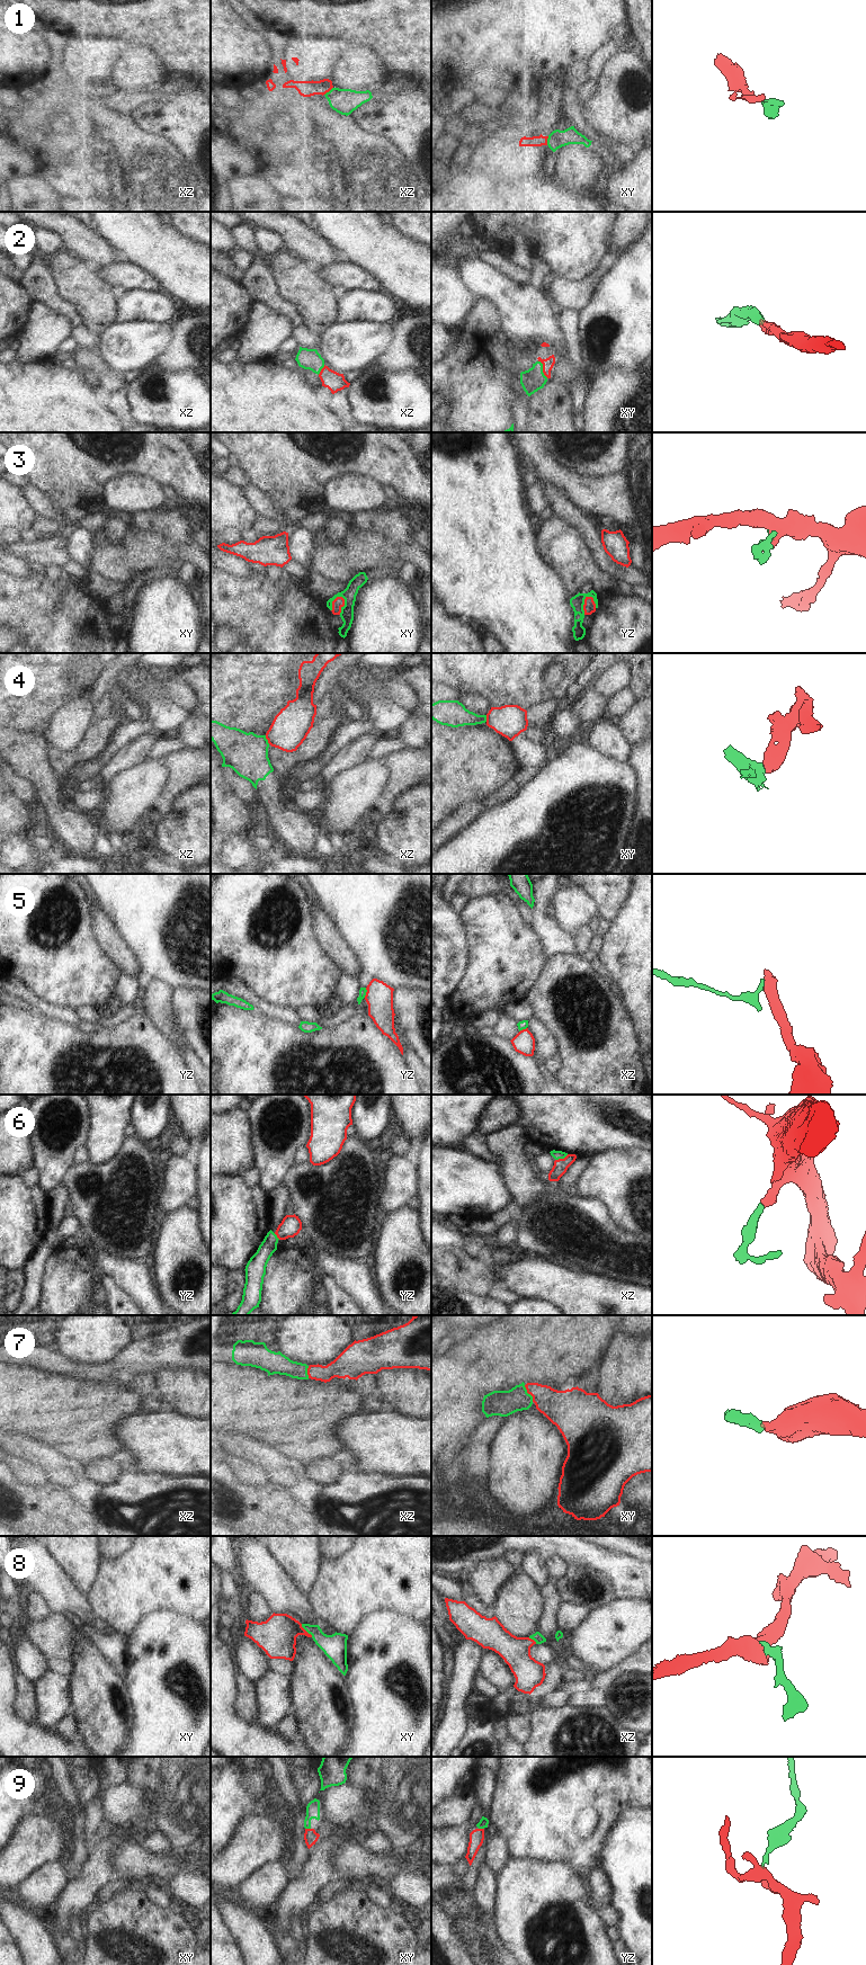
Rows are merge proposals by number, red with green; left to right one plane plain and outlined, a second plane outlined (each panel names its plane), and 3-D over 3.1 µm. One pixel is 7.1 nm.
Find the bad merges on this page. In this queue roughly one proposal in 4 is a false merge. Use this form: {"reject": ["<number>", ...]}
{"reject": ["4", "5"]}

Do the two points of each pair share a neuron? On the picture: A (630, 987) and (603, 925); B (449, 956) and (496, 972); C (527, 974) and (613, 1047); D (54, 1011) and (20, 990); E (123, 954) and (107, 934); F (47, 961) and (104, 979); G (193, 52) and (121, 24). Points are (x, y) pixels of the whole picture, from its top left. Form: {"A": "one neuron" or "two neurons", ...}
{"A": "two neurons", "B": "two neurons", "C": "two neurons", "D": "one neuron", "E": "one neuron", "F": "one neuron", "G": "one neuron"}

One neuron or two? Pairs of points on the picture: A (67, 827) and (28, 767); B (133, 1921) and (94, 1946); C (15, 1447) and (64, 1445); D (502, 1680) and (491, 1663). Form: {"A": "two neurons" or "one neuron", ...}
{"A": "one neuron", "B": "one neuron", "C": "two neurons", "D": "one neuron"}

